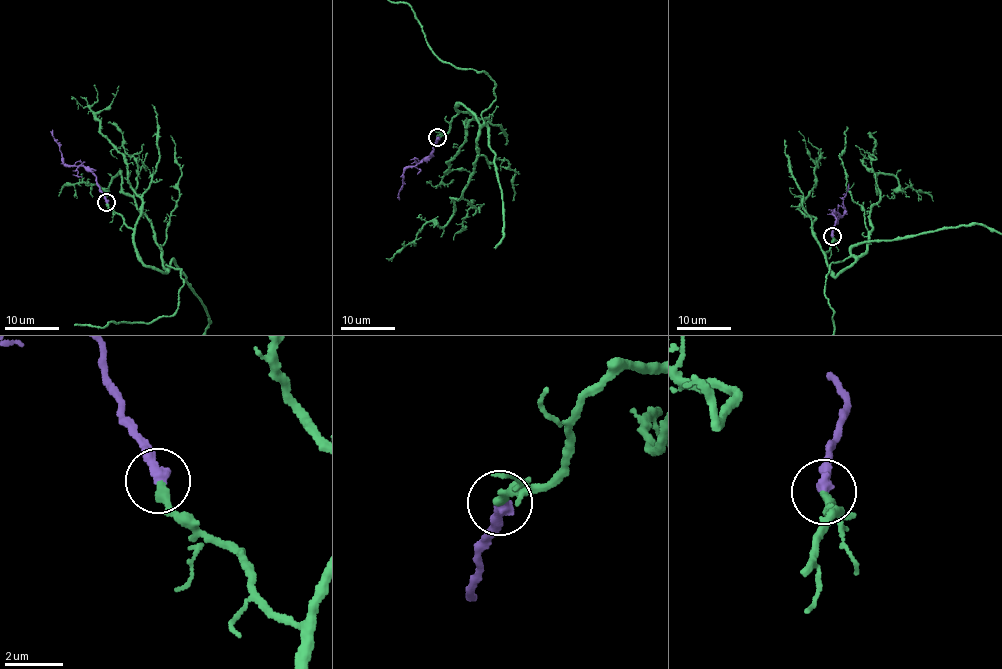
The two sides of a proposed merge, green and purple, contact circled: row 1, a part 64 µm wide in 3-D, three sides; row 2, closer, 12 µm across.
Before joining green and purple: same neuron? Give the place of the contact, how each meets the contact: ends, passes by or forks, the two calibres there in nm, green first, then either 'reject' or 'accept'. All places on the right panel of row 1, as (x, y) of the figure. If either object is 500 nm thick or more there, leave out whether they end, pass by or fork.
place (832, 236); green ends; purple ends; calibres 280 and 400 nm; accept

